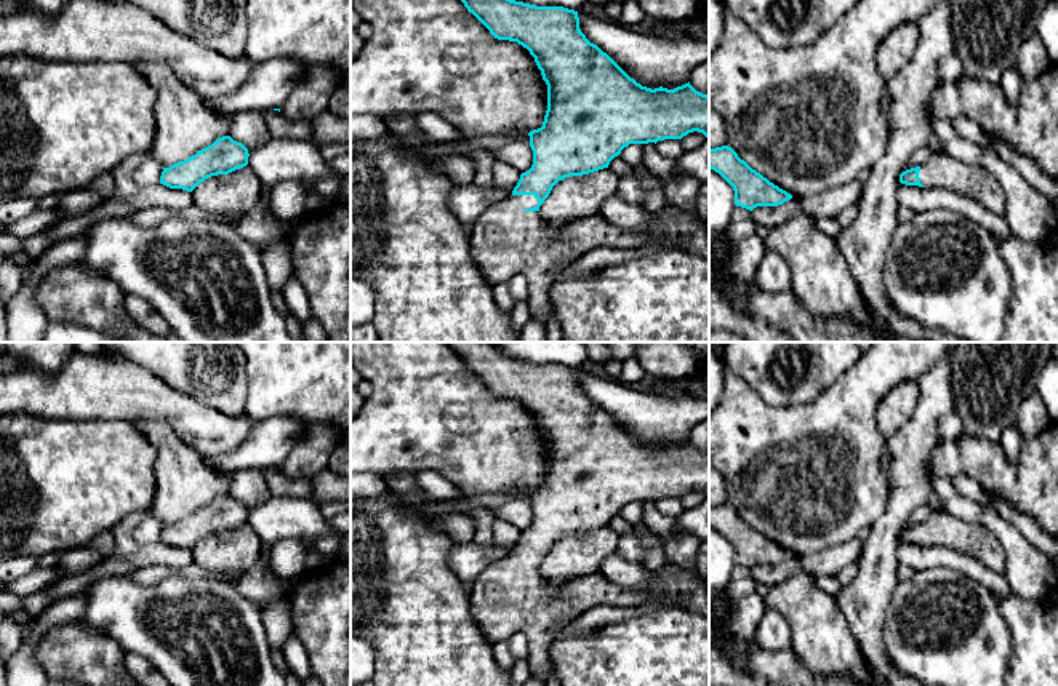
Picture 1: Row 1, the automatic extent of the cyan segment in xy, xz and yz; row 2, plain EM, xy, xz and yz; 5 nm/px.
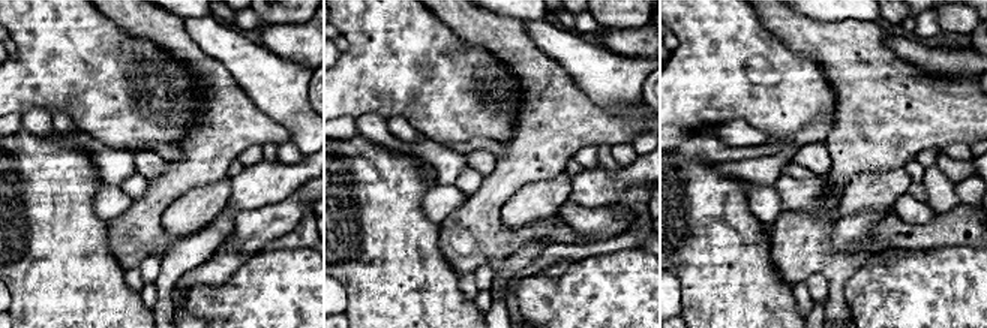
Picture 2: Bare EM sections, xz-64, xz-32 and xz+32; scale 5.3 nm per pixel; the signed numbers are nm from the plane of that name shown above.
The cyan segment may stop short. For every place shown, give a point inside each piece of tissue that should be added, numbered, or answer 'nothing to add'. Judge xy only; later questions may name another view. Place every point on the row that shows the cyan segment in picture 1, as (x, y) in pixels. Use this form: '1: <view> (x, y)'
nothing to add

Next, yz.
1: yz (941, 170)

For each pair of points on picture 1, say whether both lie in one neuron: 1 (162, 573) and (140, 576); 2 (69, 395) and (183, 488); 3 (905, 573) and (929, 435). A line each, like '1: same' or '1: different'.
1: same
2: different
3: different

